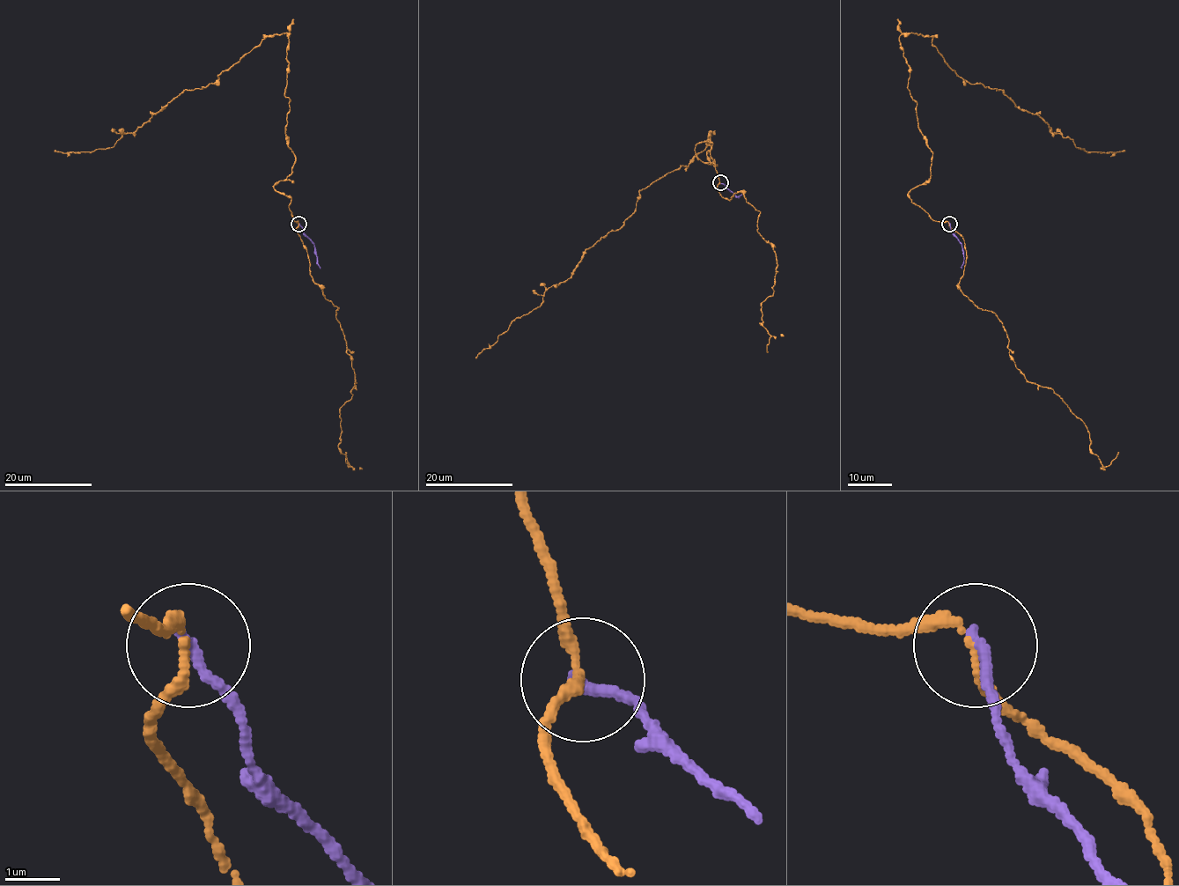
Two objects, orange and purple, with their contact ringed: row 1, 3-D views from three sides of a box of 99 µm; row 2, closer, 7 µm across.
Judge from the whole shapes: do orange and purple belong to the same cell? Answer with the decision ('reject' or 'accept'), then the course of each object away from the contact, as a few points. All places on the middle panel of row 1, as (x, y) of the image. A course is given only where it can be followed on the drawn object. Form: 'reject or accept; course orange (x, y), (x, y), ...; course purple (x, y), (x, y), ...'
reject; course orange (719, 183), (712, 143), (701, 141), (696, 155), (717, 166), (710, 132), (475, 358); course purple (719, 183), (738, 197), (741, 195)

